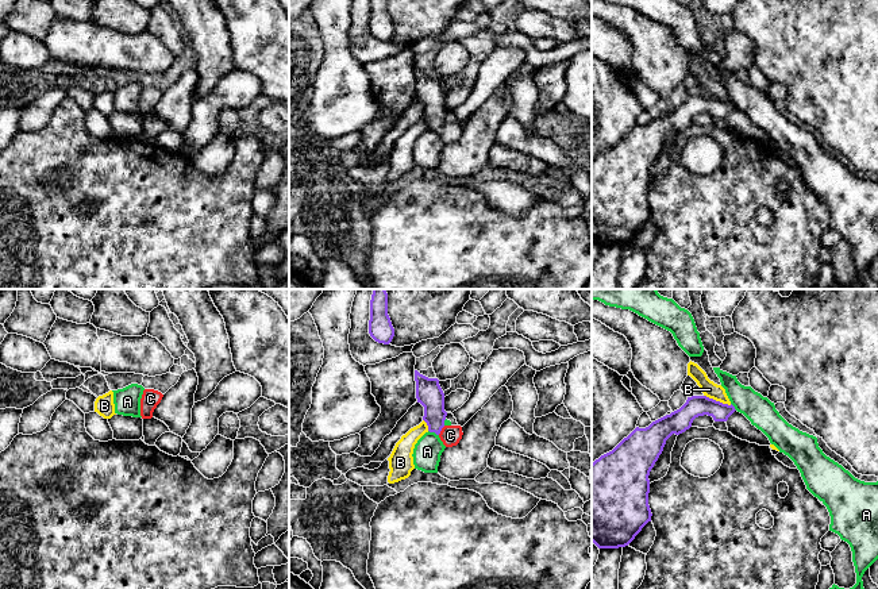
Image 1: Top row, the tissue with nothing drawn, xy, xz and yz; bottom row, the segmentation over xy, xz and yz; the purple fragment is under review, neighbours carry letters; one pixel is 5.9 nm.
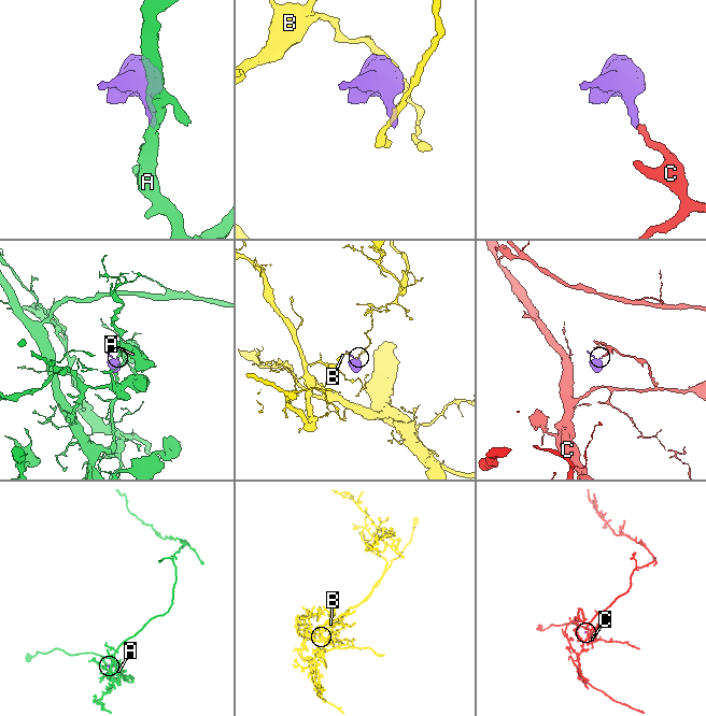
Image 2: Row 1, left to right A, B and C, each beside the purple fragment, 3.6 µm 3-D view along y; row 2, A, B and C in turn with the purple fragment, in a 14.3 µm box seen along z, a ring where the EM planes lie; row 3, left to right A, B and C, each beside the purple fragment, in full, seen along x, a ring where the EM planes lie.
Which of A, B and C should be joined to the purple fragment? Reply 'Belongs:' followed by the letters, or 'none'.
Belongs: C

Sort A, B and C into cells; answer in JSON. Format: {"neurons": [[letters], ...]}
{"neurons": [["A"], ["B"], ["C"]]}

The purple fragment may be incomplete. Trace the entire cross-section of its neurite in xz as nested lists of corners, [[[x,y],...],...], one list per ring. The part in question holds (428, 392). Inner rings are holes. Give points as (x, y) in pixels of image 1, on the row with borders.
[[[415,370],[416,399],[424,407],[423,420],[430,432],[435,432],[446,447],[453,447],[462,439],[461,426],[446,426],[444,393],[438,378],[428,378]]]

